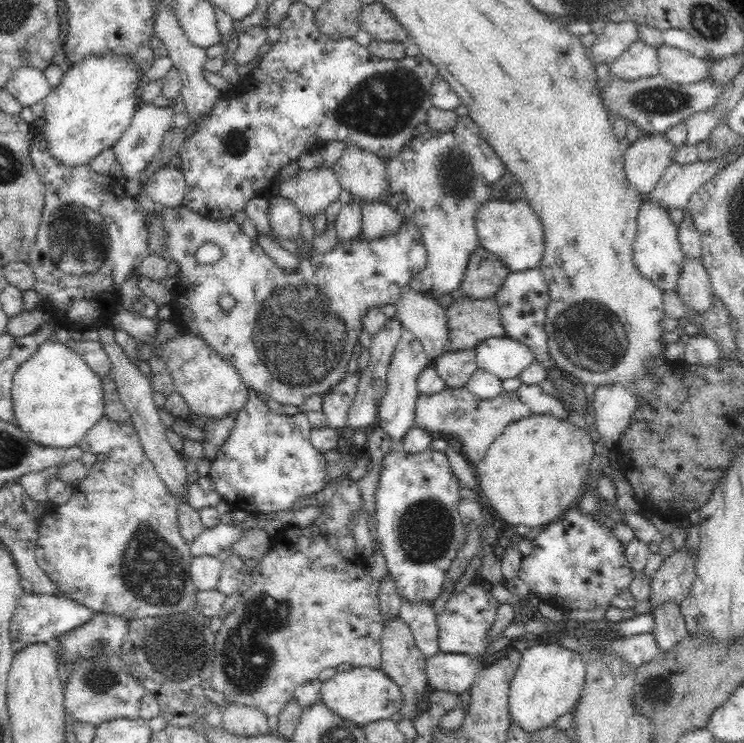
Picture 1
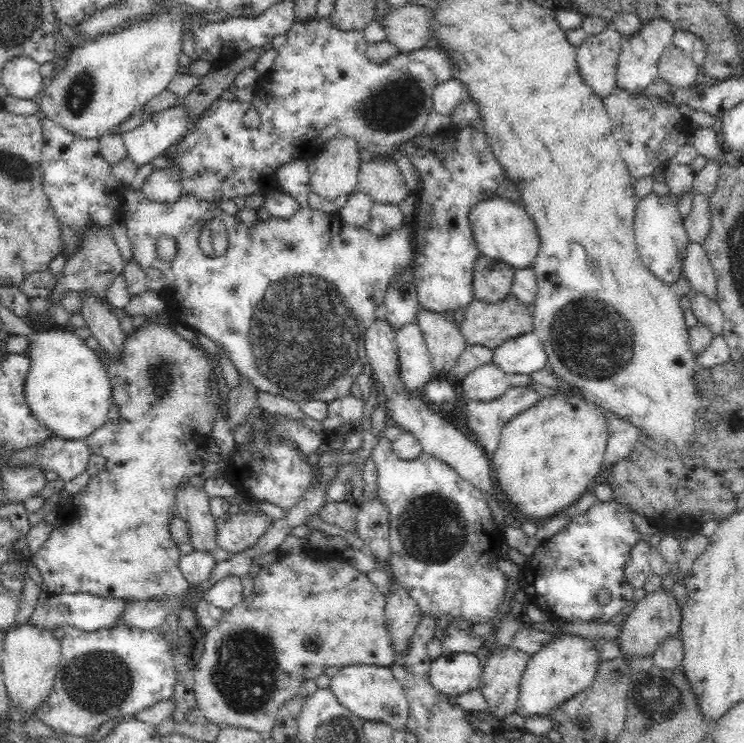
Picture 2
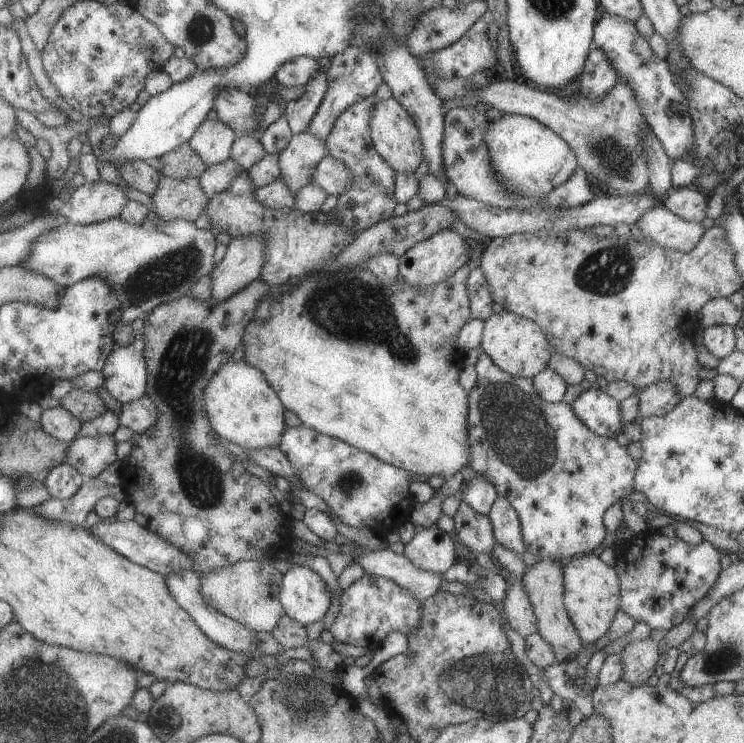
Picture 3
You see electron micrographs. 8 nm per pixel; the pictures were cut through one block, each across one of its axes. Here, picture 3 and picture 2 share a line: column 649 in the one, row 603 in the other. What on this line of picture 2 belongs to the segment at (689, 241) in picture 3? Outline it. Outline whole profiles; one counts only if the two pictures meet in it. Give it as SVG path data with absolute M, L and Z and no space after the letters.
M237 576L218 580L208 590L199 593L204 601L220 608L224 613L235 608L244 598L244 586Z

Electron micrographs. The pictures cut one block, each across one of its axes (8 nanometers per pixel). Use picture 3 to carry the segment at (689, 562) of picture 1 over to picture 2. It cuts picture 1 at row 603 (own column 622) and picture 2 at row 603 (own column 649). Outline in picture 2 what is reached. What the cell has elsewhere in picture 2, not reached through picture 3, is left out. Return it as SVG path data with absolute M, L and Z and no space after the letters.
M664 591L648 593L636 604L634 610L628 614L626 622L621 626L621 632L615 638L621 654L625 658L638 658L638 656L653 656L654 652L662 646L662 642L670 636L675 636L681 628L682 612L678 609L674 595L666 595Z

